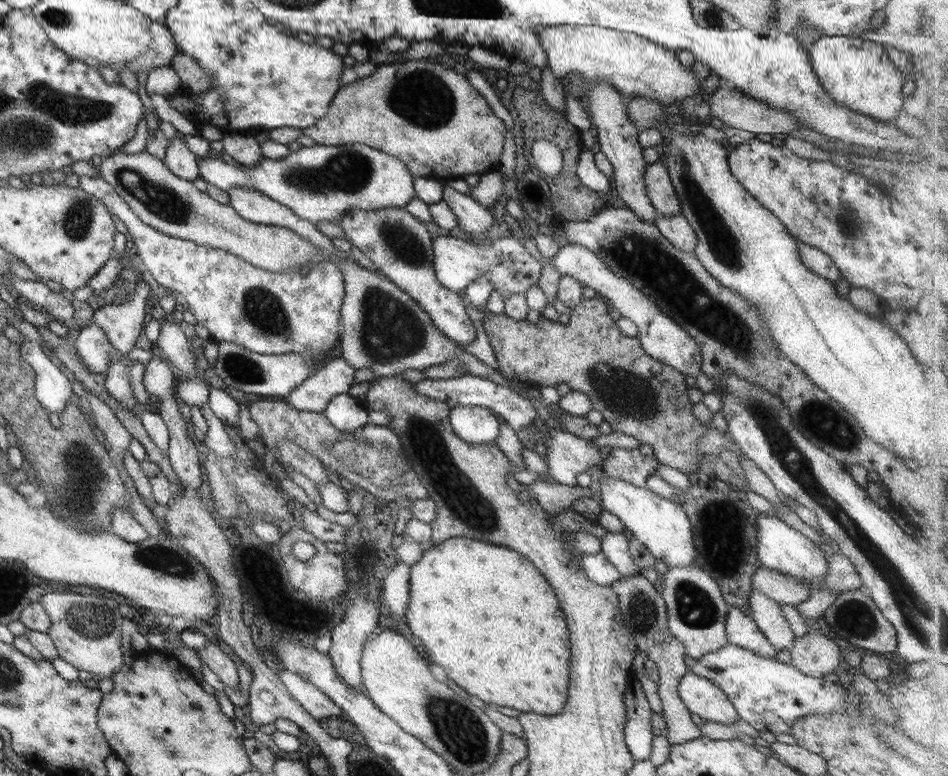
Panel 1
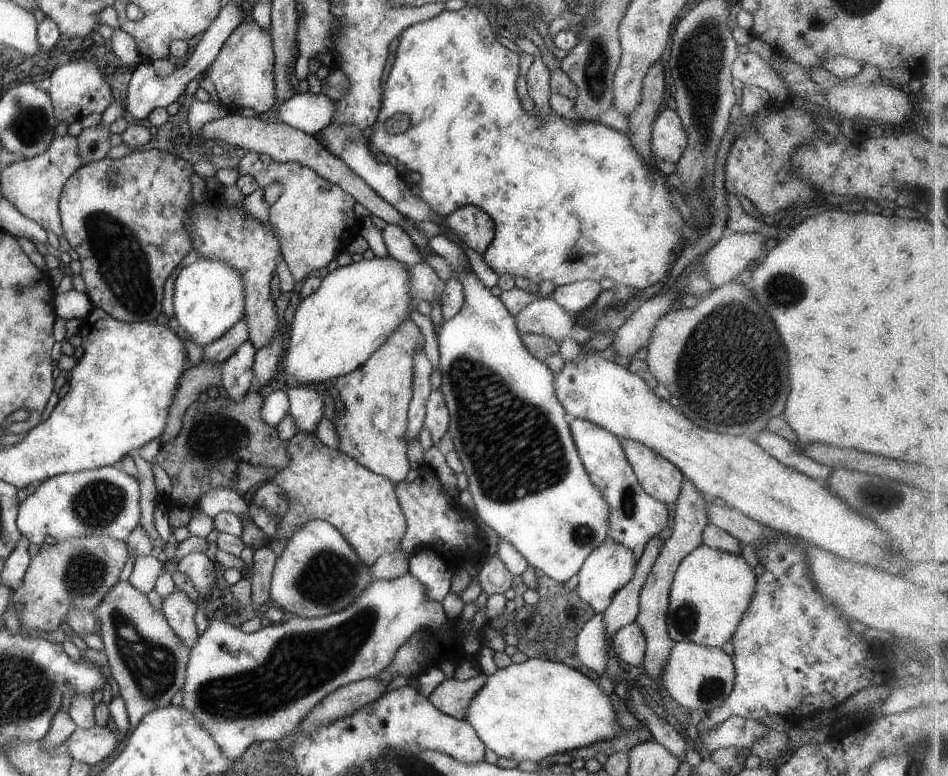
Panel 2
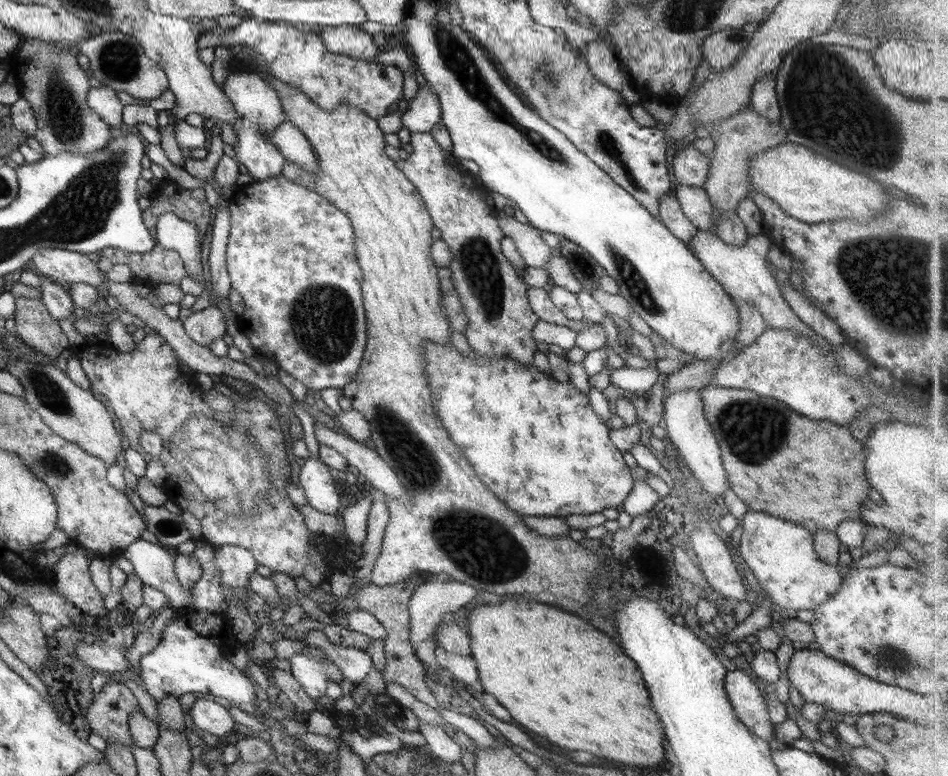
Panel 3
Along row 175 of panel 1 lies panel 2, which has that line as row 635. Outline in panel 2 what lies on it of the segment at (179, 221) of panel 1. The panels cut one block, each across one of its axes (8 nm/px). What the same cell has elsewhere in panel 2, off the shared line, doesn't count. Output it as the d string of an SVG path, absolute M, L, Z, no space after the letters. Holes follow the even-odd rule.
M128 580L117 581L115 586L111 586L92 613L99 620L100 629L97 634L103 643L102 652L107 657L111 678L117 683L119 696L121 696L125 706L129 732L139 724L139 720L145 714L170 704L169 701L173 698L175 692L180 690L183 682L185 682L185 664L187 664L191 648L183 646L175 638L175 634L169 628L161 610L155 610L149 604L147 596L133 588Z

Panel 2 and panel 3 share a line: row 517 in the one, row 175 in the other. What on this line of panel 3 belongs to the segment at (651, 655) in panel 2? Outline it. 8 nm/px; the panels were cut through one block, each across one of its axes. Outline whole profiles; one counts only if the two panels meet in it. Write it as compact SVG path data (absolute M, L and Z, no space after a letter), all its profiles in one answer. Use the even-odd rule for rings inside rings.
M691 144L683 145L672 159L672 169L679 185L701 187L708 175L710 156L701 153Z

